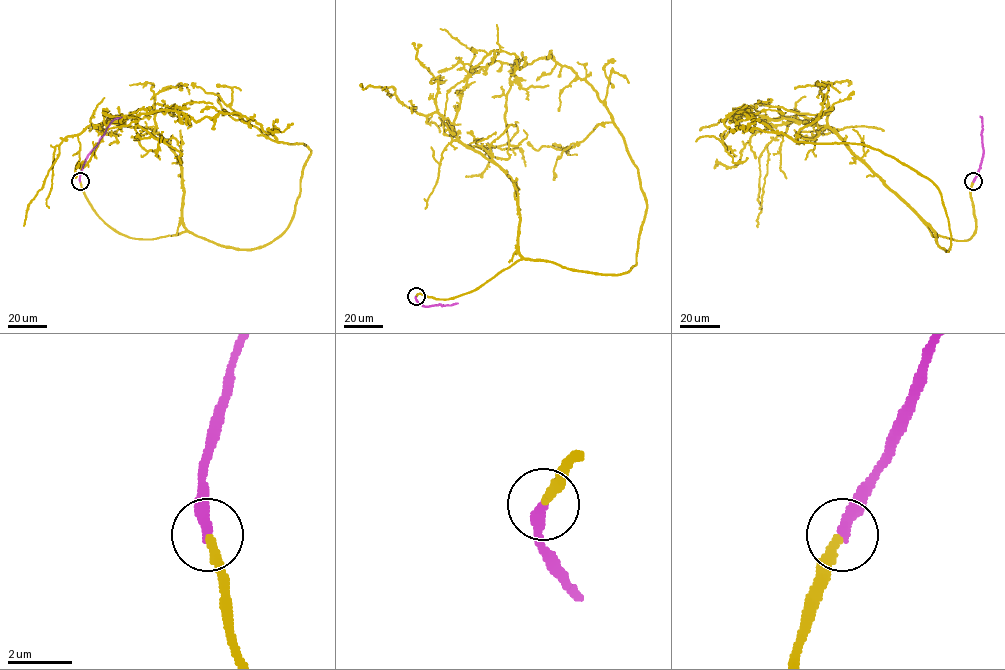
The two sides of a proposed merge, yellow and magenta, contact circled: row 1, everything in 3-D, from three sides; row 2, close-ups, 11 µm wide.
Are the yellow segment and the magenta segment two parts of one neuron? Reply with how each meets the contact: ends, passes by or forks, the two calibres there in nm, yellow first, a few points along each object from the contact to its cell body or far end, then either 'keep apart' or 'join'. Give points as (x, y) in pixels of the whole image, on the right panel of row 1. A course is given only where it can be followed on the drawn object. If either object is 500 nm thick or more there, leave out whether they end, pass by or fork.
yellow ends there; magenta ends there; 280 nm thick on the yellow side, 360 nm on the other; yellow runs (973, 181), (975, 232), (934, 231), (944, 250), (929, 179), (863, 144), (795, 141), (822, 108), (815, 83); magenta runs (973, 181), (982, 155), (980, 116); join

